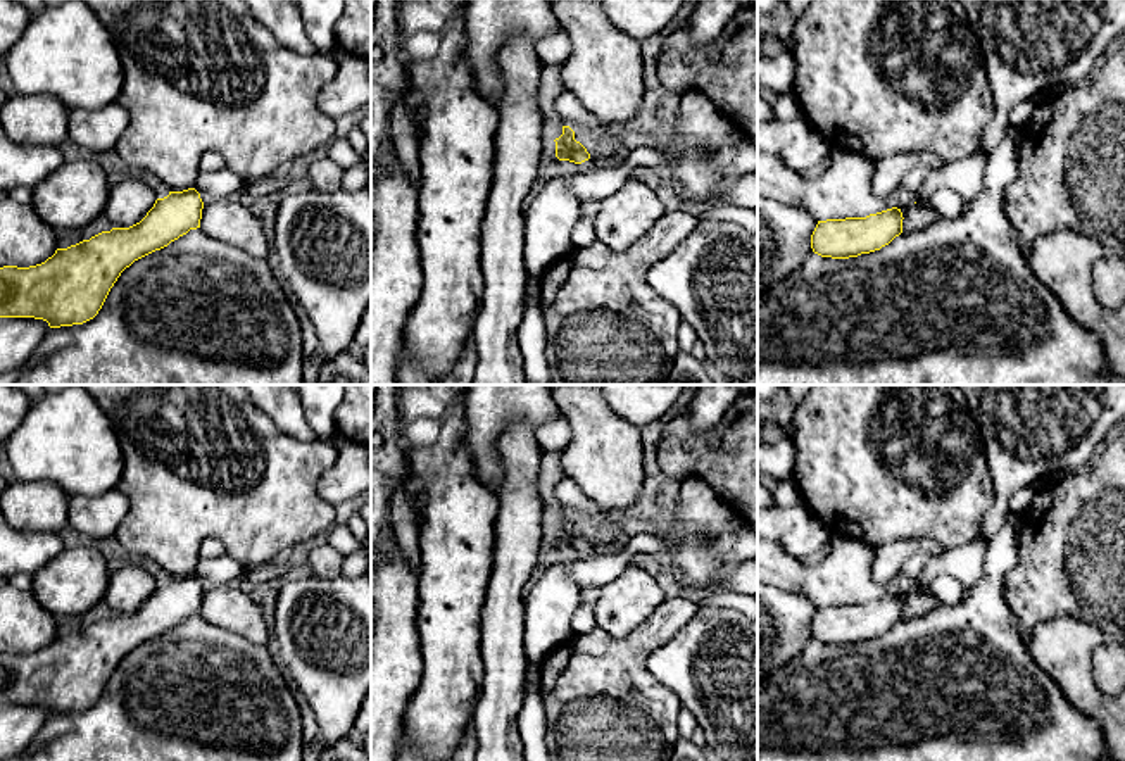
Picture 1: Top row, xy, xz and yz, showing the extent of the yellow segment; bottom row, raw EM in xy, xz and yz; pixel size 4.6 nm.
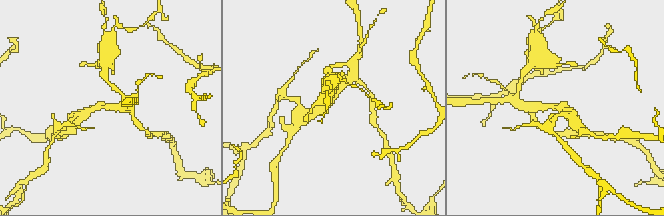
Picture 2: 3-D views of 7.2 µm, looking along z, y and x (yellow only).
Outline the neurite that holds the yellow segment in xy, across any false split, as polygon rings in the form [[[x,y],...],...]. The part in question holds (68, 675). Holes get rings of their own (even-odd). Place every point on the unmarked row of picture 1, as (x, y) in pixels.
[[[195,575],[157,585],[147,602],[129,614],[112,614],[67,635],[57,635],[45,649],[0,654],[0,704],[35,704],[50,714],[83,711],[102,695],[110,675],[135,647],[167,633],[200,614],[204,588]]]

